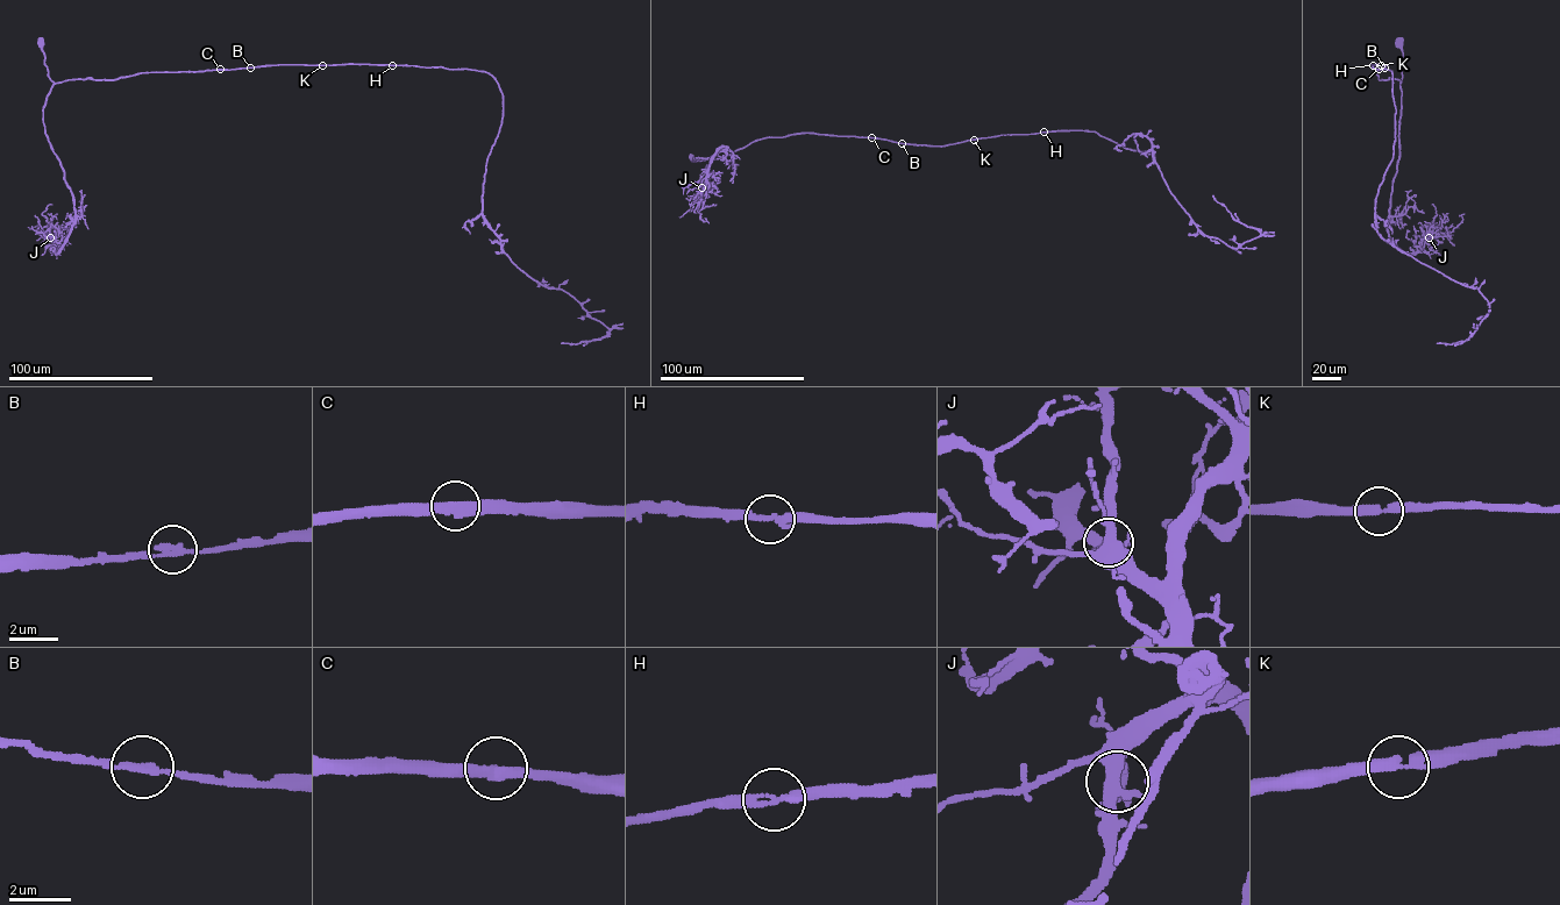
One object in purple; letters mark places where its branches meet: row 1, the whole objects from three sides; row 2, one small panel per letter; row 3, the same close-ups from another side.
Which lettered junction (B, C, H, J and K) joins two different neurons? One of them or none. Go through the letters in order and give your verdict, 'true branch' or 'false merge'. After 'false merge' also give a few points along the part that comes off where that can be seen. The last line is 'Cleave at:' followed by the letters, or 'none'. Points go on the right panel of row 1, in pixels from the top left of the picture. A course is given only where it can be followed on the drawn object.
B: true branch
C: true branch
H: true branch
J: true branch
K: true branch
Cleave at: none

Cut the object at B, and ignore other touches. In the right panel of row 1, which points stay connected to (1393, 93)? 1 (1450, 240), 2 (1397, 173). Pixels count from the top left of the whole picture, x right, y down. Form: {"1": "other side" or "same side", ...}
{"1": "other side", "2": "other side"}

